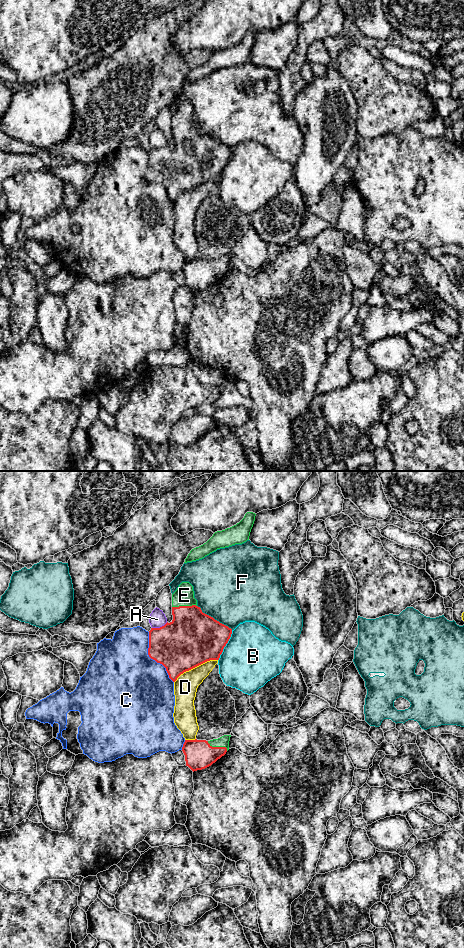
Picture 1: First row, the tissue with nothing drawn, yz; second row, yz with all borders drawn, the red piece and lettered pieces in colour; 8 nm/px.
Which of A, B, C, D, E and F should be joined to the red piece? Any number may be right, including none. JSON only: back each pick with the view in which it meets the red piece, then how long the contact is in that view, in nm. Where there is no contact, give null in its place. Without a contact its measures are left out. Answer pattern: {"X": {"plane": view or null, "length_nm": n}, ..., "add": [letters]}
{"E": {"plane": "yz", "length_nm": 200}, "add": ["E"]}

